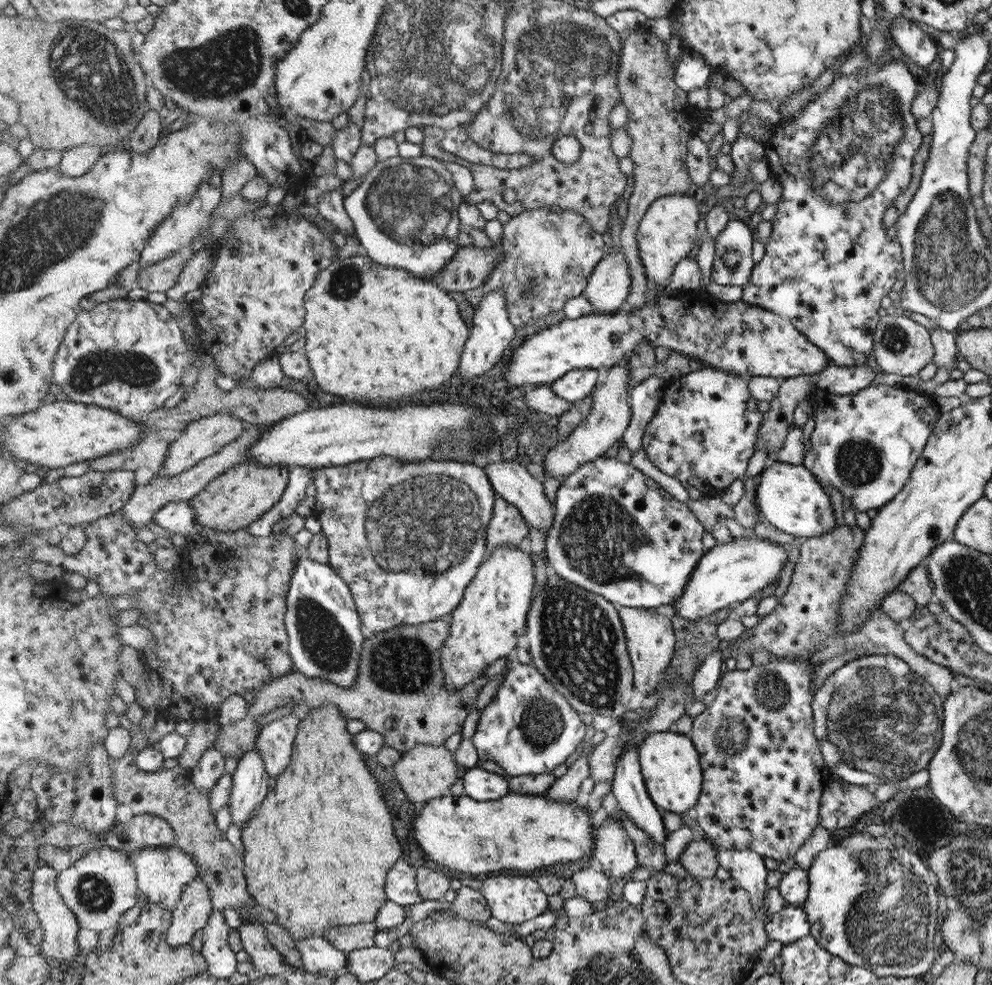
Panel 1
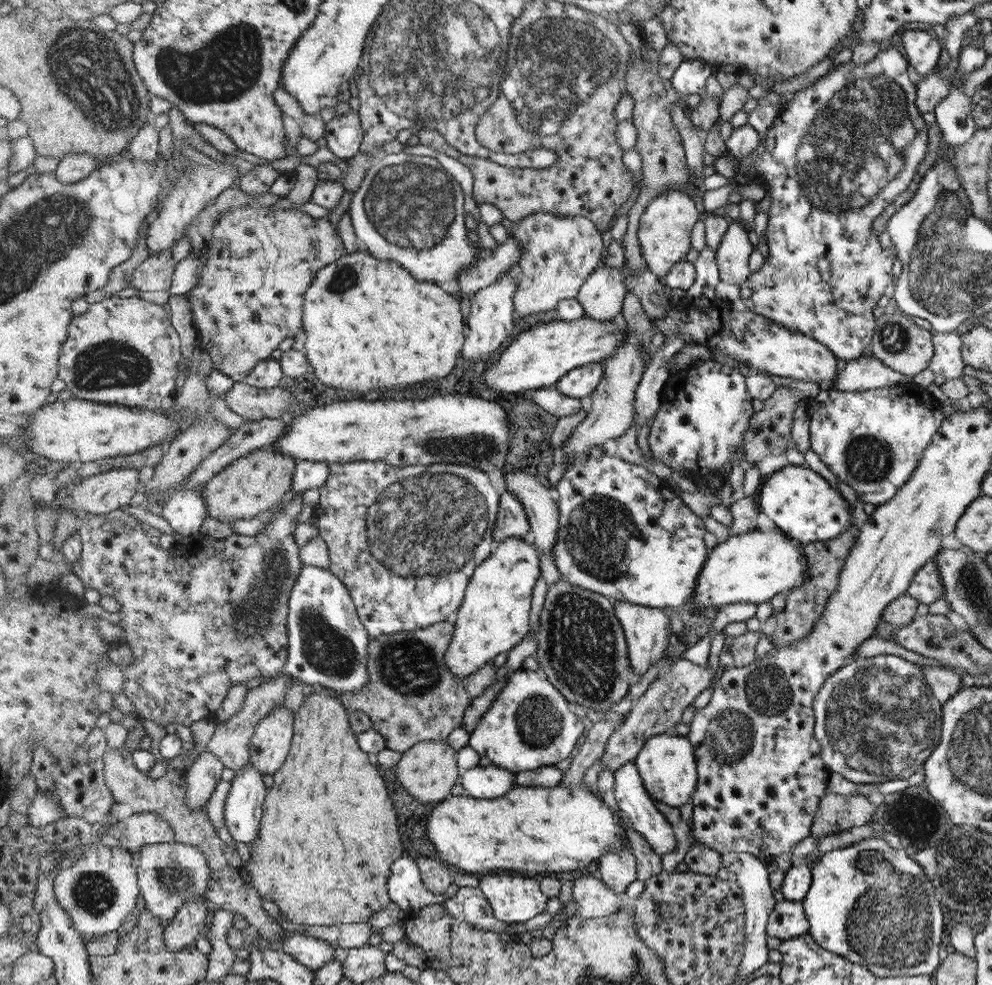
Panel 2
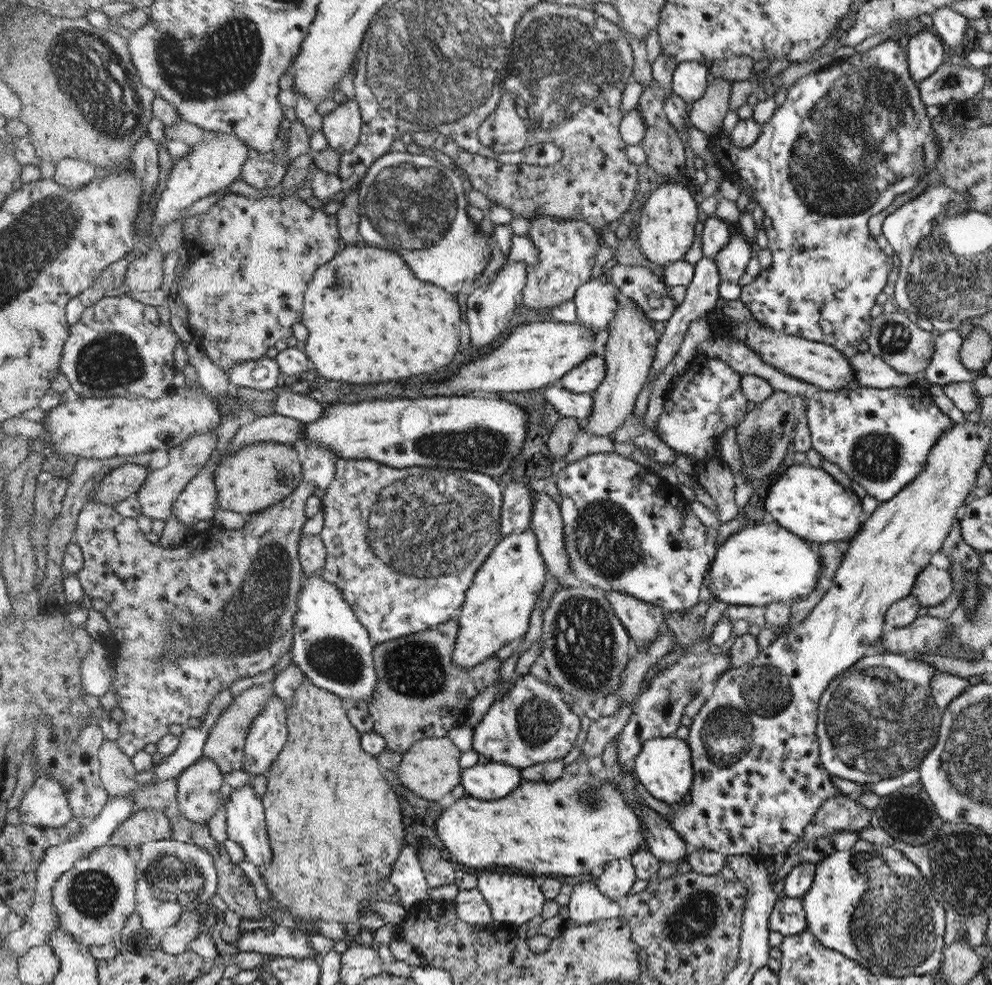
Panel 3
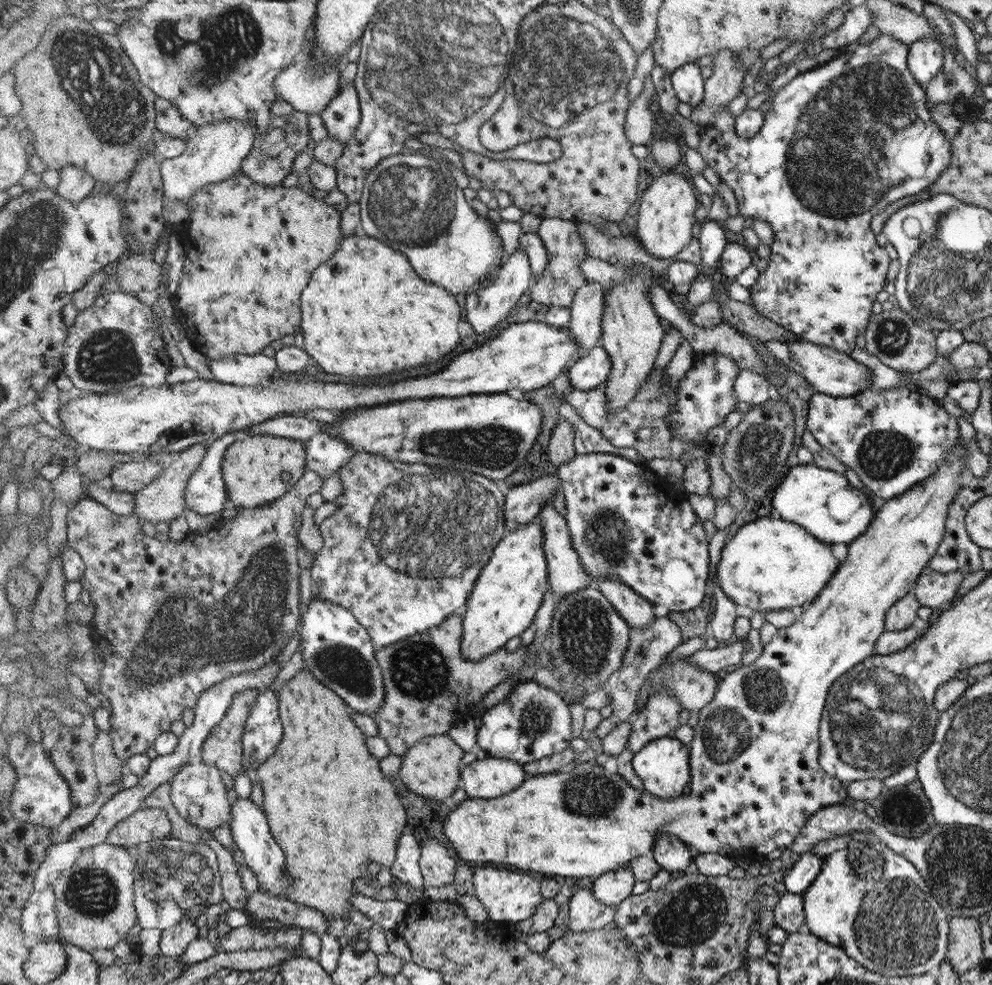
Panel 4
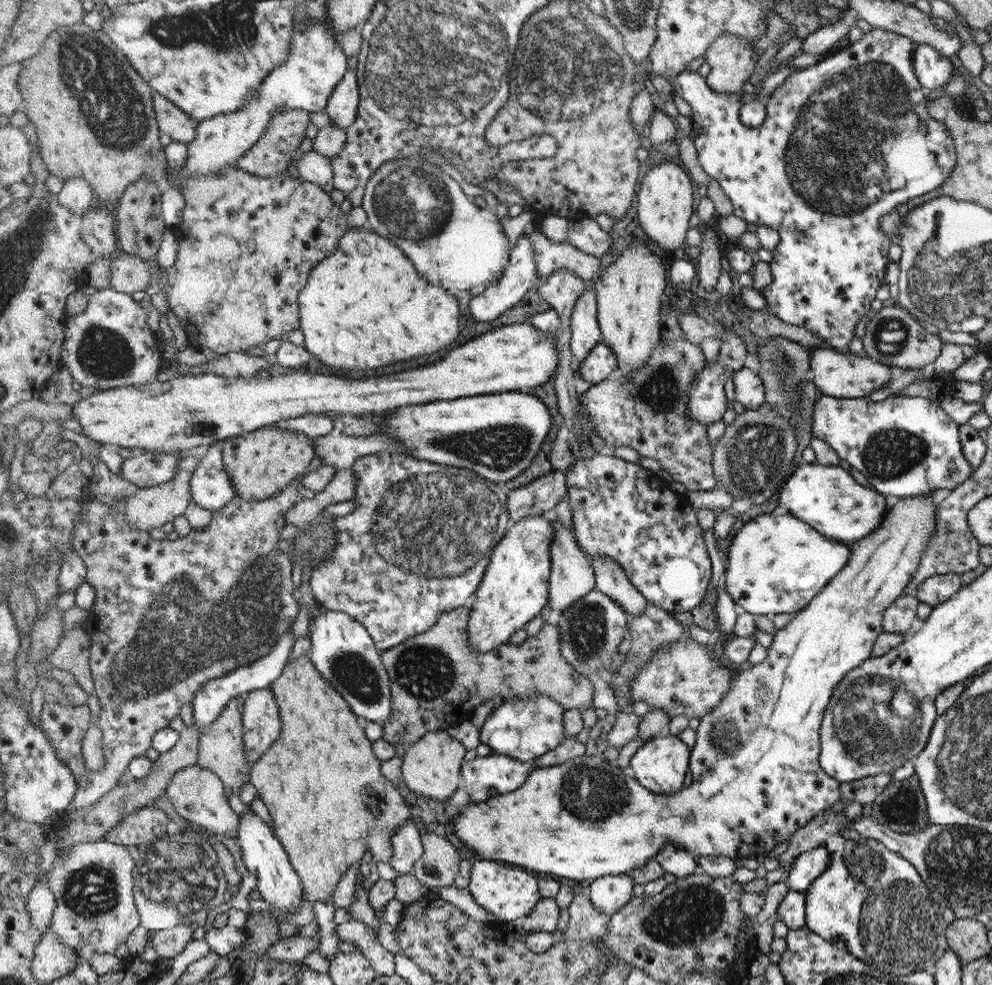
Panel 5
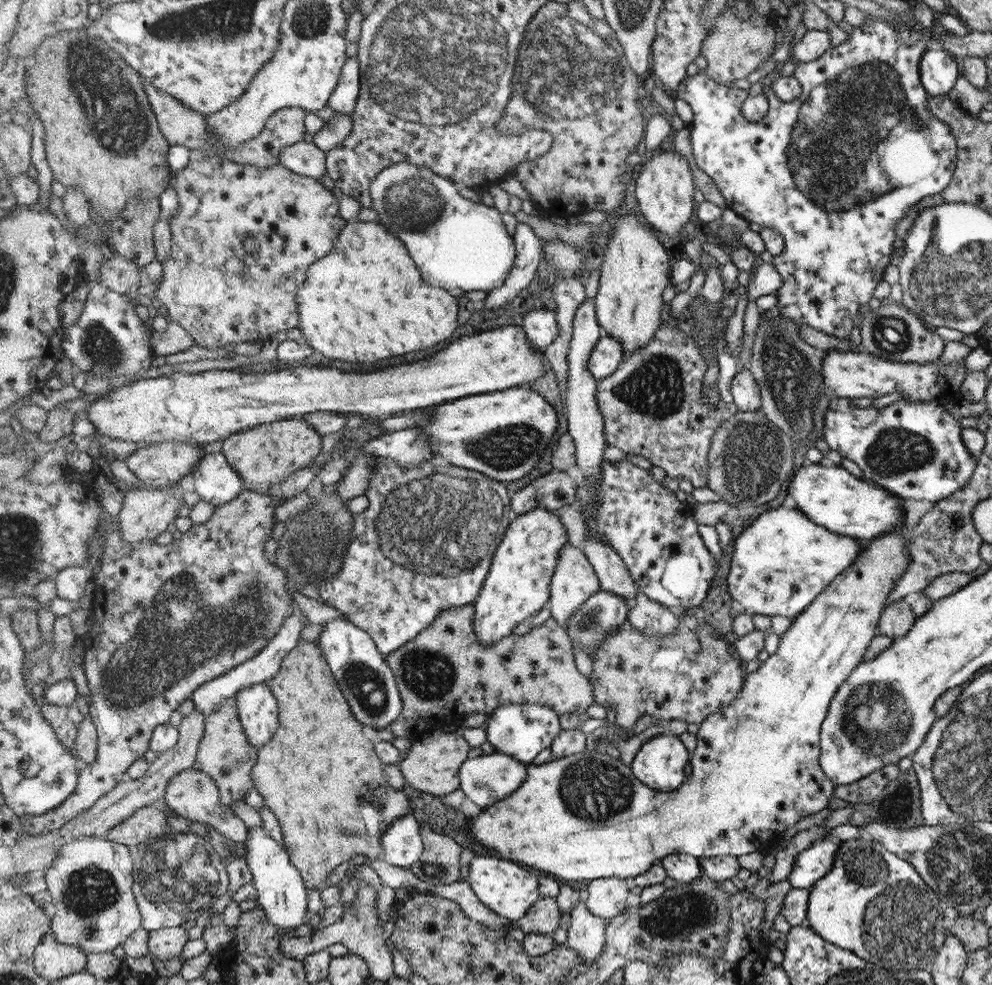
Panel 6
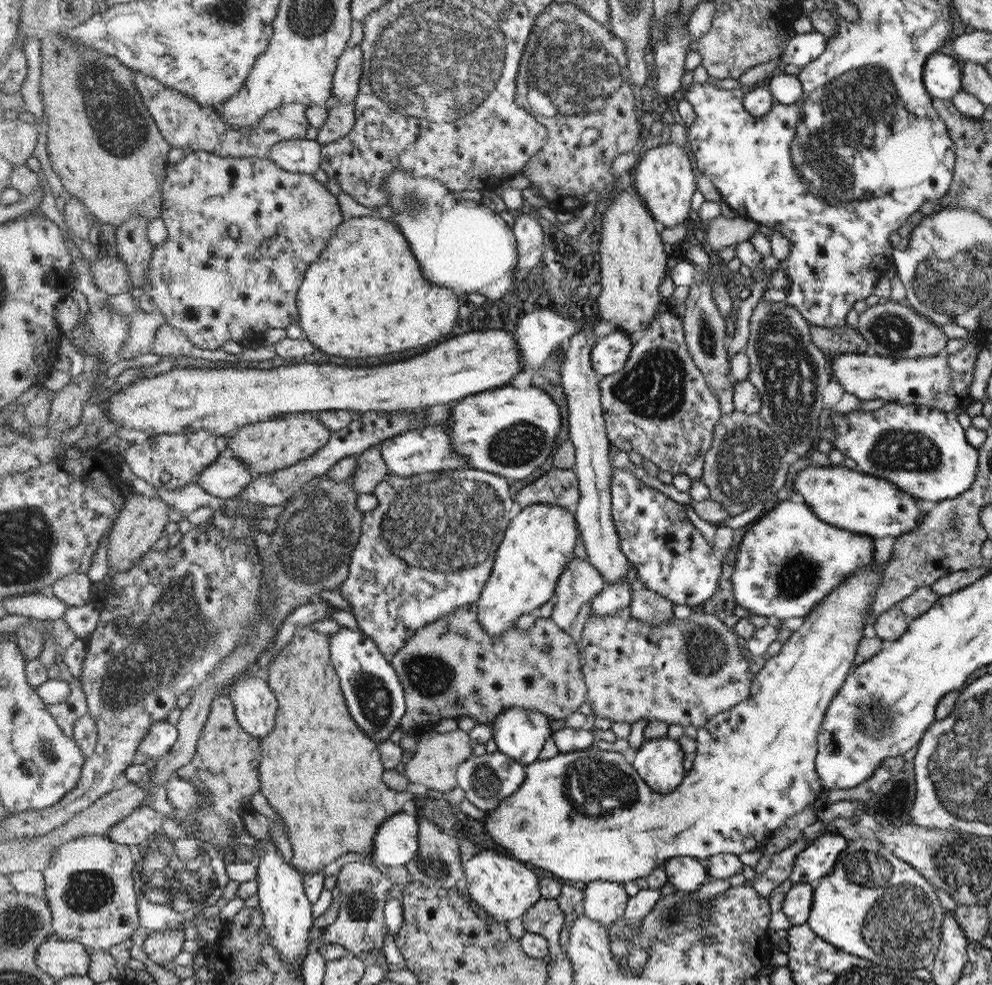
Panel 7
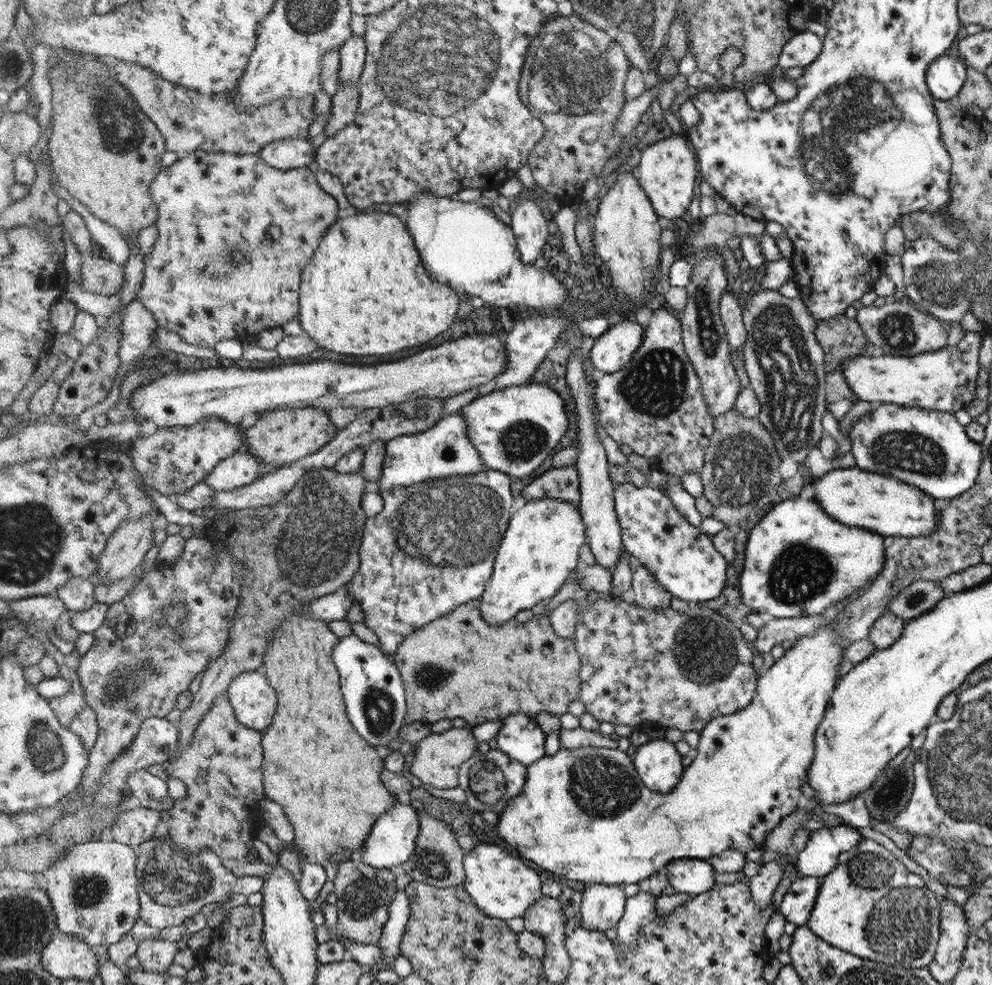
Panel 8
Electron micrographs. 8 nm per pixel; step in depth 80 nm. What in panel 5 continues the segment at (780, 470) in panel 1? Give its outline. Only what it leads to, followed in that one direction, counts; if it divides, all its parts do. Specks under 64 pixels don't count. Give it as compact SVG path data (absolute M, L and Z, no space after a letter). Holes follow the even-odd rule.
M805 462L784 483L779 503L792 516L810 524L824 536L848 544L867 537L883 522L883 516L887 514L884 498L876 489L860 485L840 466Z

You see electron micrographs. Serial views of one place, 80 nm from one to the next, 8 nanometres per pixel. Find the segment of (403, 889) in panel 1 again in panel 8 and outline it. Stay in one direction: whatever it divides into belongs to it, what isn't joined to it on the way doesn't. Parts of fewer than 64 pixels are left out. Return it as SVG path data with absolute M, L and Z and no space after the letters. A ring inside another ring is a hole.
M396 801L394 807L388 809L379 820L372 825L371 835L362 848L364 863L376 868L390 869L393 866L404 865L414 855L418 846L420 830L419 814L408 804Z

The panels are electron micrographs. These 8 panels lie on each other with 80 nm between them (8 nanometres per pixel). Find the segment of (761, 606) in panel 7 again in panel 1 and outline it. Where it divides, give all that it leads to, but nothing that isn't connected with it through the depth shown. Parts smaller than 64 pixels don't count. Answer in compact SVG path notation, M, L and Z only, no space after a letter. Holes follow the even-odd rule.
M752 534L744 538L733 538L730 542L717 544L704 553L687 584L684 596L680 596L680 599L671 605L680 618L692 621L717 611L724 612L732 605L758 595L769 584L779 582L780 572L787 562L788 555L782 545L762 541Z

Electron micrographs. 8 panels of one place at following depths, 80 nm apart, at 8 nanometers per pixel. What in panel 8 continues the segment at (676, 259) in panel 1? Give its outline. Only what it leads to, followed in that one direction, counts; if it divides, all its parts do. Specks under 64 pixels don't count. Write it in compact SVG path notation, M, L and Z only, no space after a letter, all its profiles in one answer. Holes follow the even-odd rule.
M680 135L660 139L642 150L640 163L636 168L639 183L645 189L661 219L673 223L688 210L686 206L692 202L694 186L698 182L696 174L696 157Z

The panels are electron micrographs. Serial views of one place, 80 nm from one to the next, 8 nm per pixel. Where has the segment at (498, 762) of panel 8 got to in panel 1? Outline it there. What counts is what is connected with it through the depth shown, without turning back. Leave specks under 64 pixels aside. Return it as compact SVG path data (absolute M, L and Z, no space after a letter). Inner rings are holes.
M480 766L467 769L462 774L462 784L464 795L478 801L503 799L509 793L507 779Z

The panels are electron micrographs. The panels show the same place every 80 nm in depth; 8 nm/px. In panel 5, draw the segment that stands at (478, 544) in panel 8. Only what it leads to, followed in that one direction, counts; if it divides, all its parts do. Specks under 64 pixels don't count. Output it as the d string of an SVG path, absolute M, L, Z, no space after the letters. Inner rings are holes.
M405 454L362 456L351 470L357 476L355 509L333 520L335 547L312 570L309 585L320 606L355 618L384 652L426 632L446 612L467 606L474 599L490 557L506 534L506 494L494 481L467 468L430 463Z

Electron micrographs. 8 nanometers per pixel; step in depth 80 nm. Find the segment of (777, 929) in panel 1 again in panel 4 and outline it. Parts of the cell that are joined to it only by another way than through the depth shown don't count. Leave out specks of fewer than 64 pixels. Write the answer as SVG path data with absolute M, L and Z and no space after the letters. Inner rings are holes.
M786 892L776 903L773 914L773 927L780 927L789 934L802 931L805 929L803 895Z

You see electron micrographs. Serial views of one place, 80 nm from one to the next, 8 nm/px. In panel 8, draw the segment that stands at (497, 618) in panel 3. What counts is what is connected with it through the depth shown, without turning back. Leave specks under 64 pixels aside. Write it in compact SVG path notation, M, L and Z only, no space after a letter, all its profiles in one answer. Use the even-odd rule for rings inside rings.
M555 498L528 500L509 520L497 548L492 584L483 593L480 609L491 624L504 624L520 610L553 598L578 566L578 550L586 542L586 525L578 504Z

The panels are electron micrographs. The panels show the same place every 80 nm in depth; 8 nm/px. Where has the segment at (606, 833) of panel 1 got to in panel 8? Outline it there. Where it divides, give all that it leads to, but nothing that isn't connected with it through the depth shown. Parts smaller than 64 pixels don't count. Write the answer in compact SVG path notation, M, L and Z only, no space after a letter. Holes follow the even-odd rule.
M587 885L581 898L581 927L600 932L615 928L625 913L626 901L621 885Z

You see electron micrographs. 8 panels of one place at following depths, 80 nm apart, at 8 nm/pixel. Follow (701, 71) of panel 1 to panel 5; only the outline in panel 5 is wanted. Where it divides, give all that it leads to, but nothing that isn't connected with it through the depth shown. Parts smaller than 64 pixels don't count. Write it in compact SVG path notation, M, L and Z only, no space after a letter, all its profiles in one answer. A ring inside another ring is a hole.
M874 27L869 33L864 33L862 38L847 47L835 49L826 57L821 58L814 65L797 69L792 75L788 75L782 85L778 85L766 102L767 116L760 126L750 128L740 121L740 100L745 95L742 91L737 92L714 92L707 83L707 79L700 73L683 69L682 72L671 82L676 95L683 98L692 107L692 134L698 153L698 160L704 172L720 183L725 194L732 201L733 214L752 222L758 226L768 226L773 231L778 231L779 244L774 248L769 265L772 271L772 284L762 290L761 295L766 299L766 310L781 322L798 326L812 332L812 335L826 340L826 348L837 351L848 351L854 338L856 324L864 318L864 314L870 310L872 300L876 298L876 290L885 284L884 272L890 262L888 249L889 238L882 234L880 219L903 202L910 201L914 197L924 196L926 193L938 188L943 180L946 180L958 163L959 155L956 150L956 142L944 124L931 118L927 112L927 103L931 96L919 83L915 75L911 56L917 43L909 38Z

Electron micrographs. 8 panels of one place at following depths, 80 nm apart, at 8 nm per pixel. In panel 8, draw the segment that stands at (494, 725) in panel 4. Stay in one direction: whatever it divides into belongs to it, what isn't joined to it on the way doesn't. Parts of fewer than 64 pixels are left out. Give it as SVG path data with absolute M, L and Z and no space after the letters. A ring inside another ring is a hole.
M516 713L500 721L501 729L495 736L498 750L525 767L543 758L547 734L542 731L535 716Z

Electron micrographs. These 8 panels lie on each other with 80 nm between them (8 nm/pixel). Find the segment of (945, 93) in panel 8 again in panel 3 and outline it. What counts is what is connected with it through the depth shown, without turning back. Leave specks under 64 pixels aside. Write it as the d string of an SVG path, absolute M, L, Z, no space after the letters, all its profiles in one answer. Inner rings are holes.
M922 31L908 37L904 43L906 44L910 73L916 82L934 75L942 65L946 48L943 47L940 37Z

